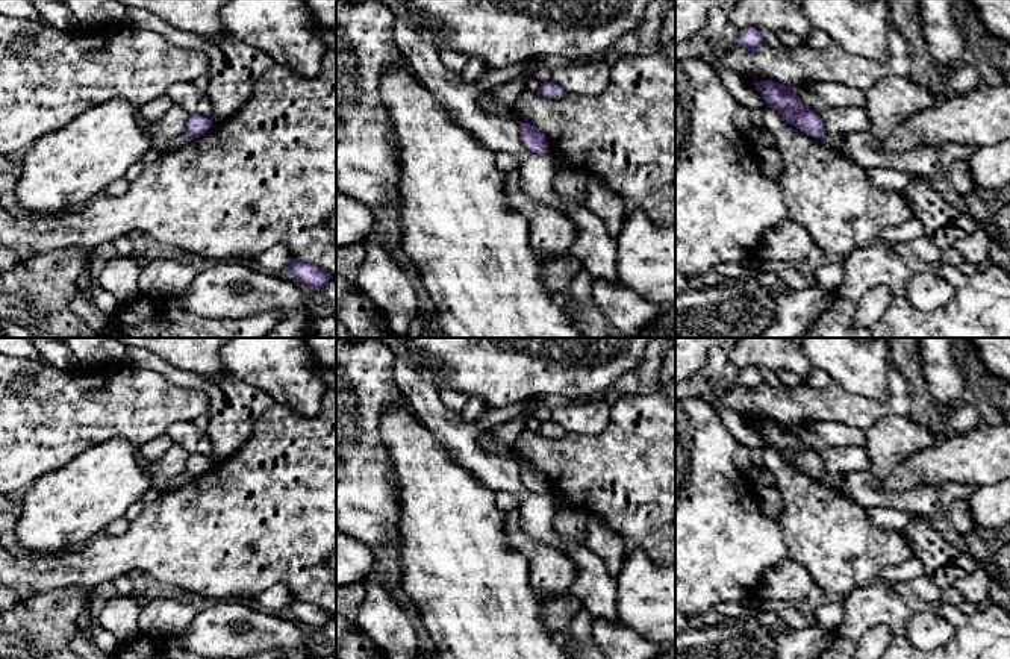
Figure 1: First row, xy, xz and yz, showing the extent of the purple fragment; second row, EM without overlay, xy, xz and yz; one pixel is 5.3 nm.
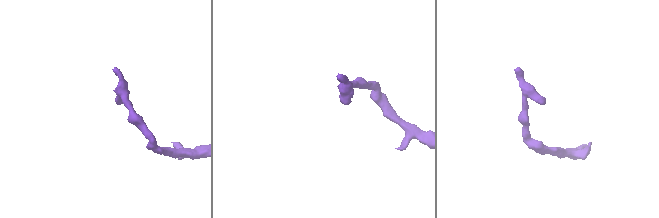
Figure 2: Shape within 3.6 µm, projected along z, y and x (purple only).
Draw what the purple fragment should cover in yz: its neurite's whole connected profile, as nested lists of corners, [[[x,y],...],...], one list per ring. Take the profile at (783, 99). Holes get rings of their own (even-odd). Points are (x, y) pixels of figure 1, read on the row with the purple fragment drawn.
[[[772,80],[753,82],[753,85],[760,92],[768,108],[775,109],[787,123],[801,132],[816,139],[827,133],[821,114],[804,109],[795,88]]]

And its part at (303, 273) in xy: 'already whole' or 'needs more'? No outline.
already whole

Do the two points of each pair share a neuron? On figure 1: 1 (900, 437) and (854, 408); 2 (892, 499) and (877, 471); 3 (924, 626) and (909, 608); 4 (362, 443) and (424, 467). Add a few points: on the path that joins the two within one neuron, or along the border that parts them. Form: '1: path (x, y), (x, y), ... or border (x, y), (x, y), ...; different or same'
1: border (907, 414), (886, 414), (863, 431); different
2: path (883, 499), (872, 488), (872, 480); same
3: border (950, 621), (933, 612), (916, 612), (904, 629); different
4: border (380, 418), (380, 440), (391, 459), (397, 488); different

